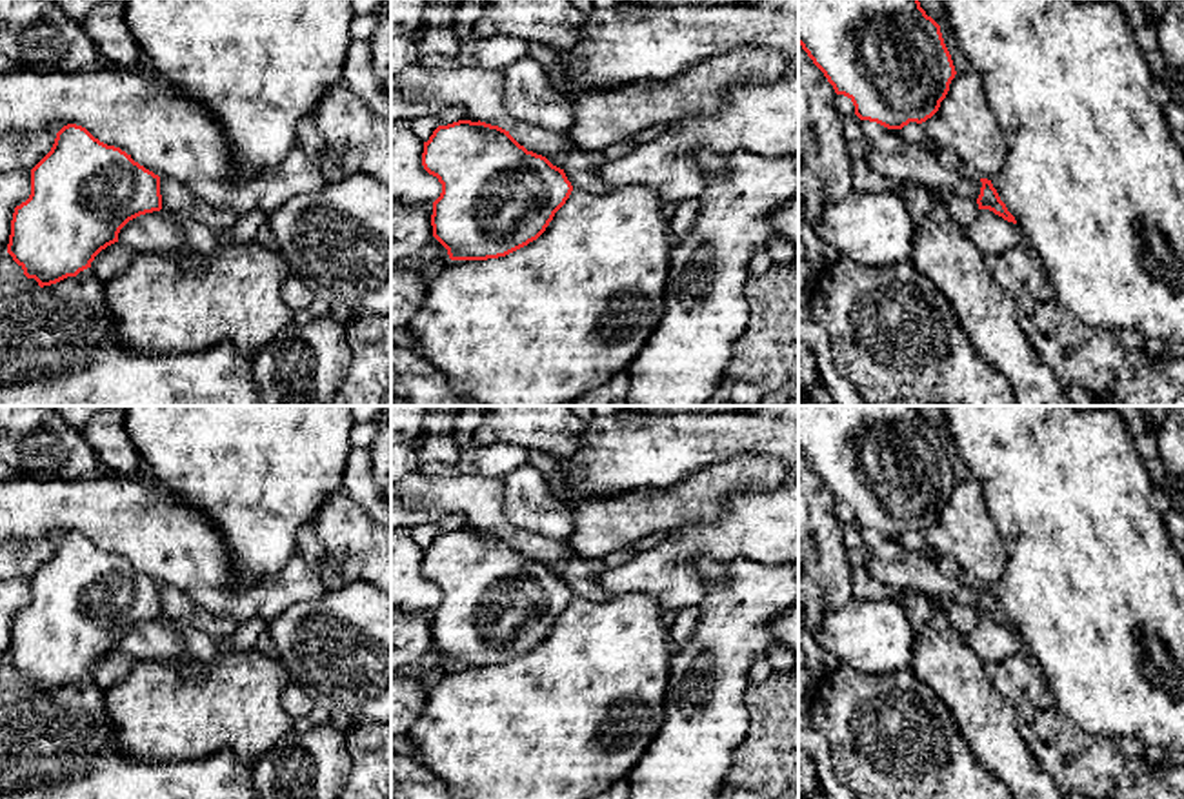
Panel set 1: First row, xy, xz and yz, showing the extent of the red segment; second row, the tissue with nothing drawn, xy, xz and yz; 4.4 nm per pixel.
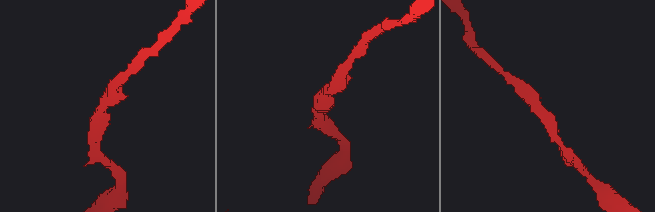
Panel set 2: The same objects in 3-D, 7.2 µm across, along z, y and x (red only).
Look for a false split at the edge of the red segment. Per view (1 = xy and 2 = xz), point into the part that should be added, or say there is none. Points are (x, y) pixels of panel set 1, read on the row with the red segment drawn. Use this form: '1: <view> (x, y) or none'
1: none
2: none

